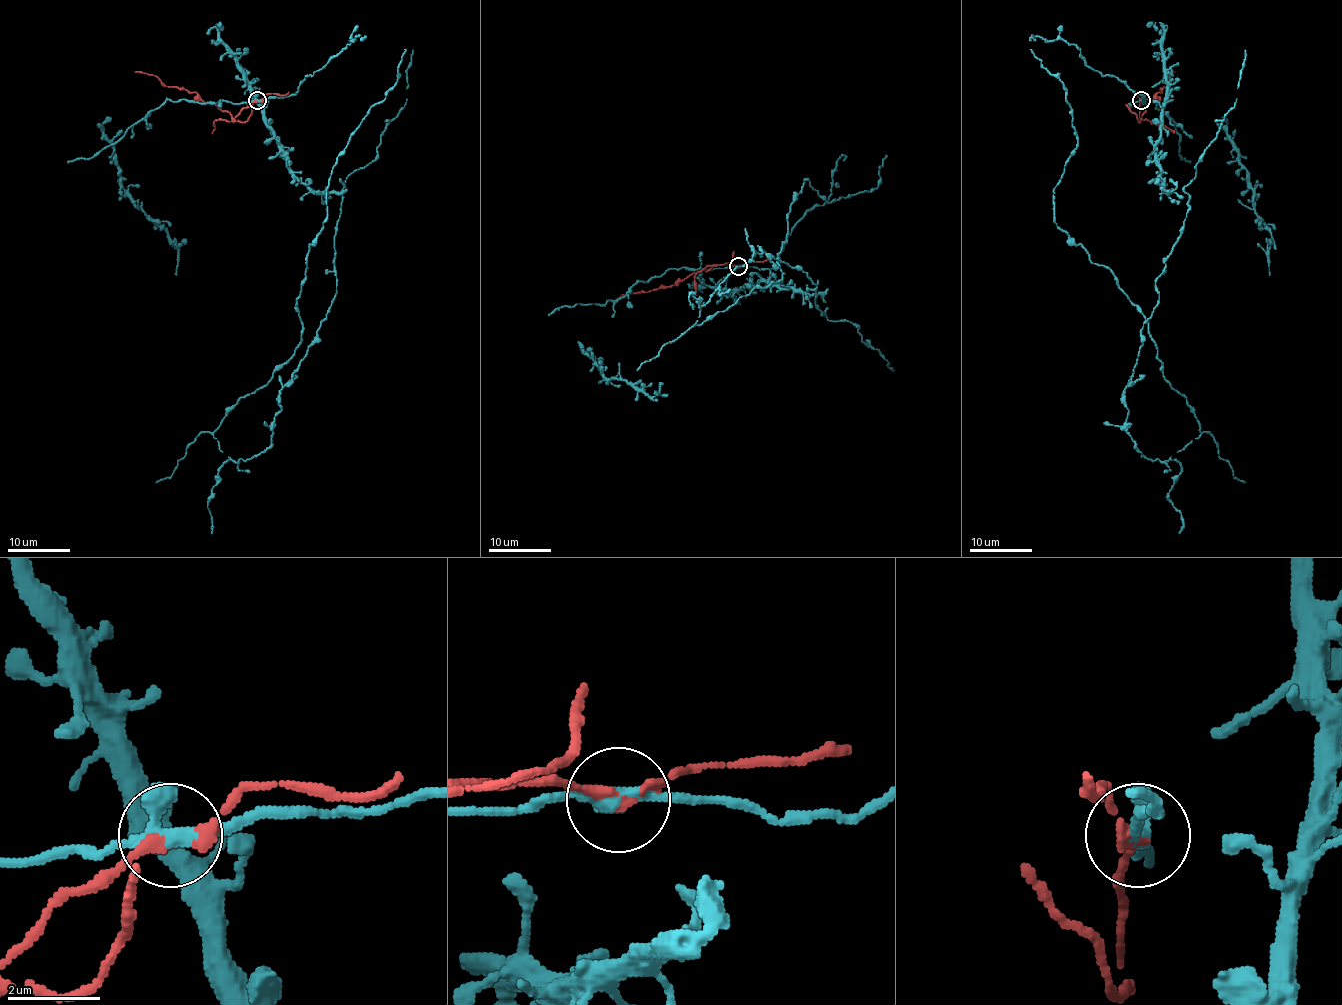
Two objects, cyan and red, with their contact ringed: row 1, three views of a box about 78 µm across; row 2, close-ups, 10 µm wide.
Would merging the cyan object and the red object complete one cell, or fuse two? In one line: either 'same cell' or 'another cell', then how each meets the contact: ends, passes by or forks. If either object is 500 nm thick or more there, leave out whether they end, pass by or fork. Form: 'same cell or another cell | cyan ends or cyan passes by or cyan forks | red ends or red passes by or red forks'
another cell | cyan forks | red passes by

